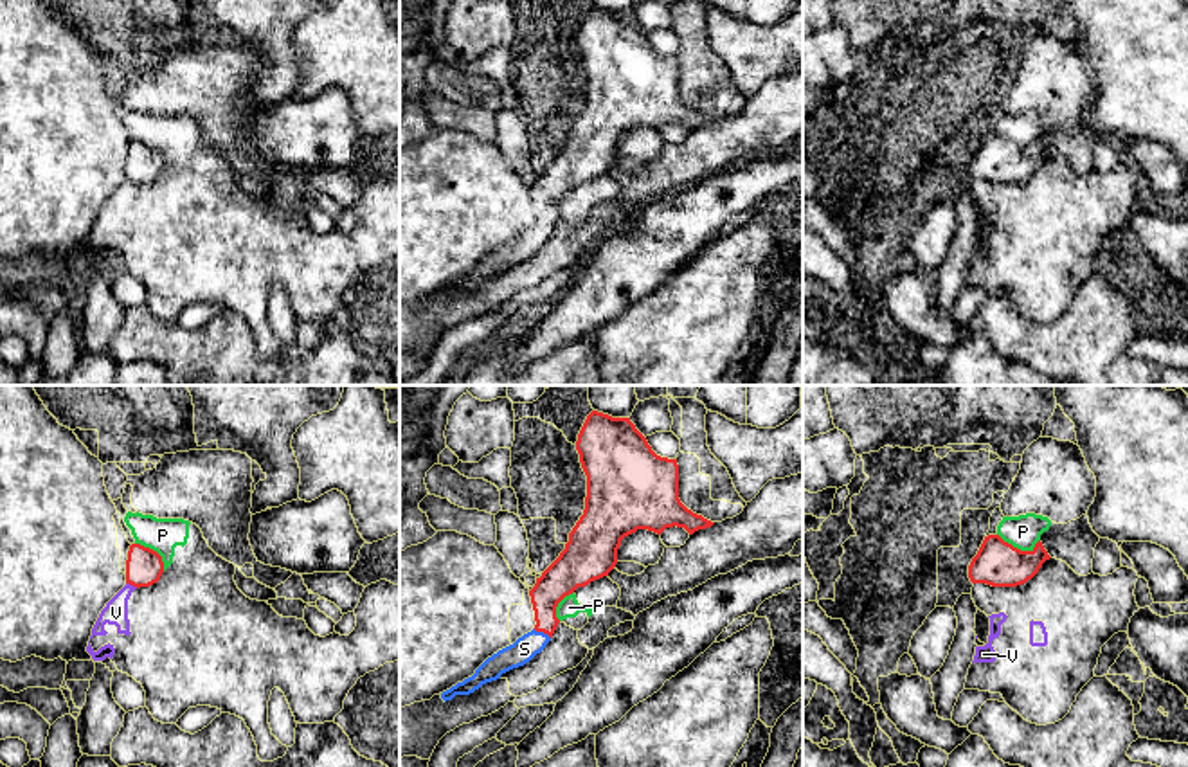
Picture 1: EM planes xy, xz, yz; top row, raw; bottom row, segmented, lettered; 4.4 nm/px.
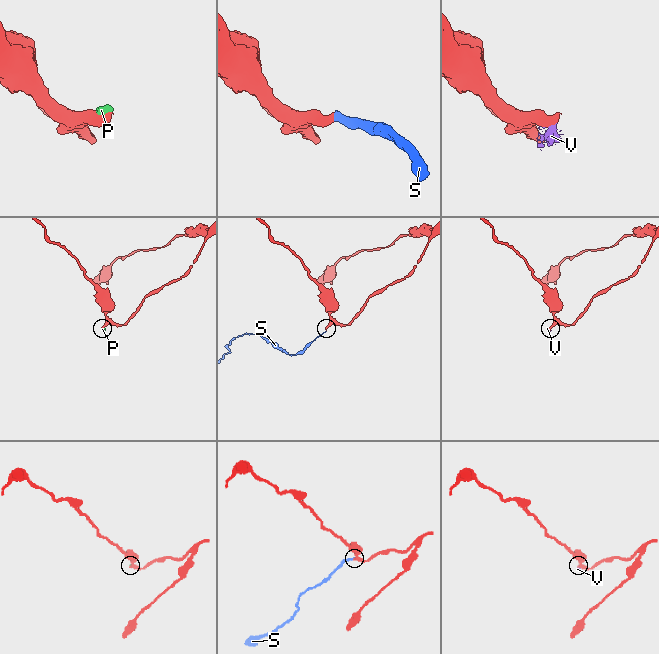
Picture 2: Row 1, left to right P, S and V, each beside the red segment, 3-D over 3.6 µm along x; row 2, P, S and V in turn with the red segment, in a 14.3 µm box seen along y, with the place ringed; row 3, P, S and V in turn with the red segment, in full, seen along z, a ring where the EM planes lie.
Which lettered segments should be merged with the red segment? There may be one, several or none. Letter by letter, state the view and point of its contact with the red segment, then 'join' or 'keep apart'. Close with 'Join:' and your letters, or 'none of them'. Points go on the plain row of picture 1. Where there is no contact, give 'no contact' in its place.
P: contact yz (1019, 146); keep apart
S: contact xz (542, 227); join
V: contact xy (132, 180); keep apart
Join: S

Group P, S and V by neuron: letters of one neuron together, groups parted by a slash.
P V / S

